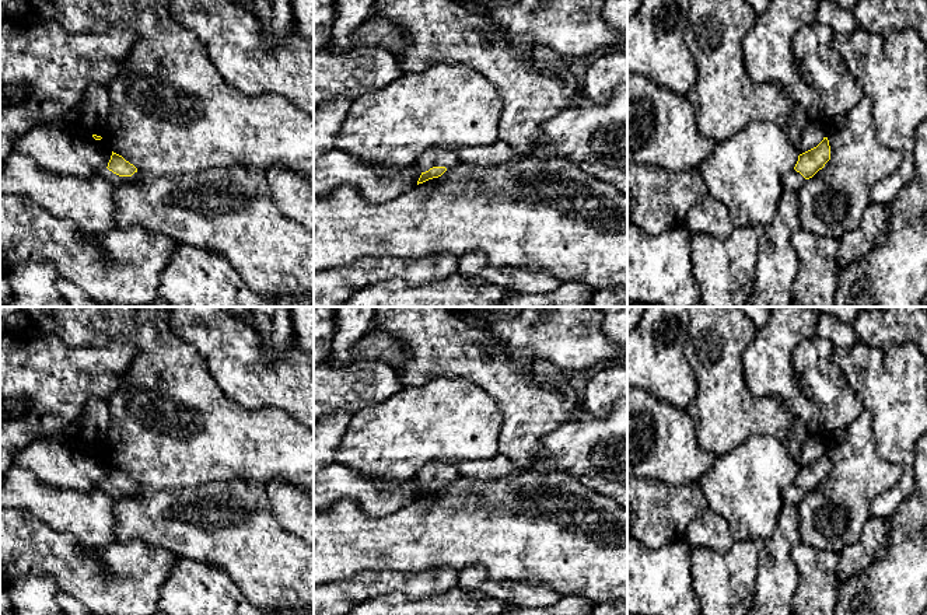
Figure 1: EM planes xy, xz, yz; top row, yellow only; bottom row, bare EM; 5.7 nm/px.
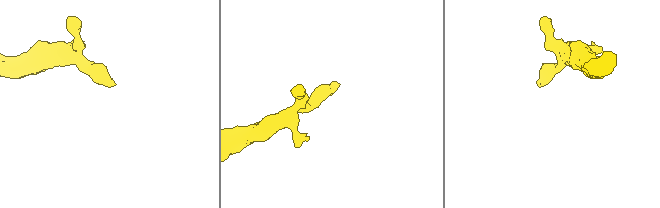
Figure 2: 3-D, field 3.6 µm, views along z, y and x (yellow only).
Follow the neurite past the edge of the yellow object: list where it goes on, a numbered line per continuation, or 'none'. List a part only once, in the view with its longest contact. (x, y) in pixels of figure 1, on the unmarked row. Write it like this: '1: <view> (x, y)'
1: xy (114, 492)

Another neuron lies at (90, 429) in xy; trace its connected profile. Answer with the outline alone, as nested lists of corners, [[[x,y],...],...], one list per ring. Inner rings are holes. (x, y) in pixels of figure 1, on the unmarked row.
[[[92,398],[84,403],[83,413],[74,422],[63,431],[46,438],[106,451],[109,419],[109,401]]]

